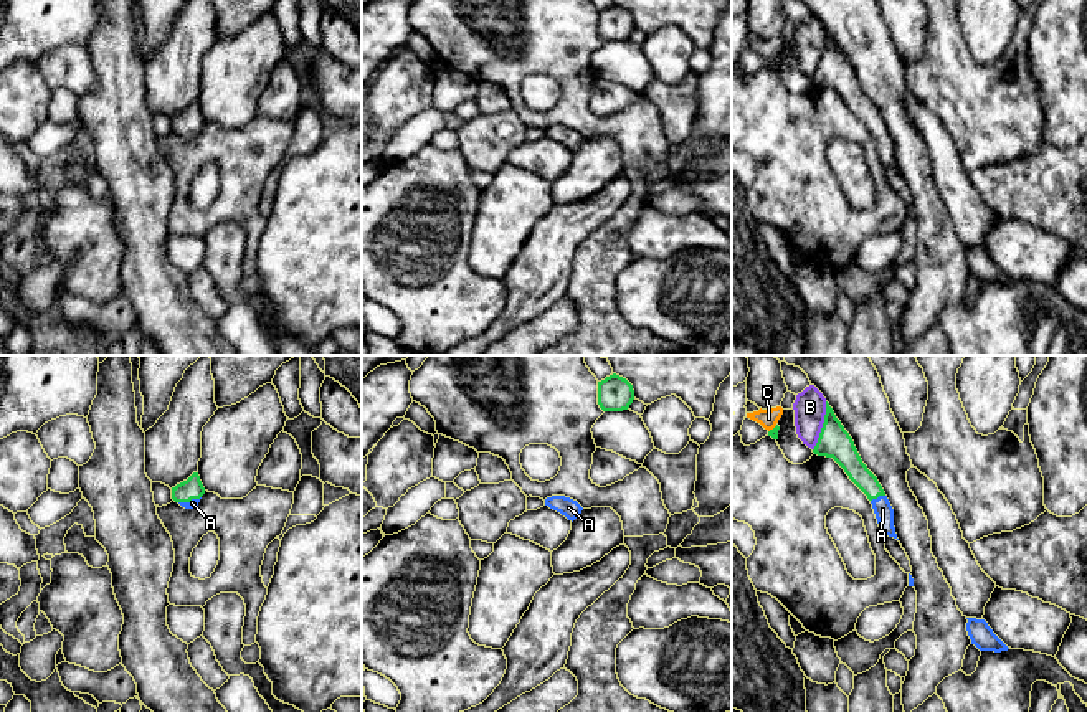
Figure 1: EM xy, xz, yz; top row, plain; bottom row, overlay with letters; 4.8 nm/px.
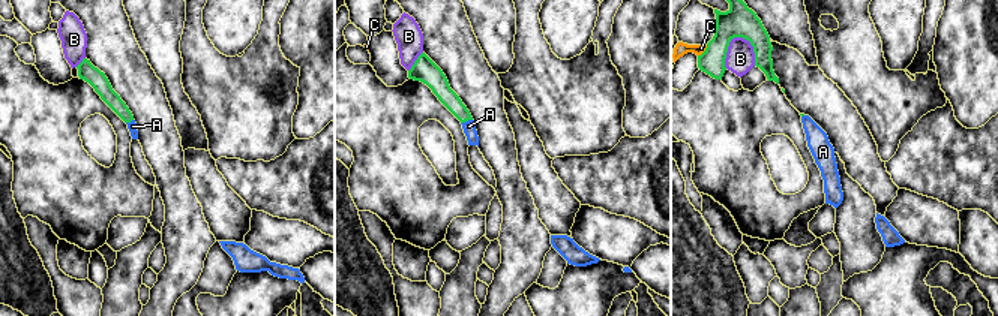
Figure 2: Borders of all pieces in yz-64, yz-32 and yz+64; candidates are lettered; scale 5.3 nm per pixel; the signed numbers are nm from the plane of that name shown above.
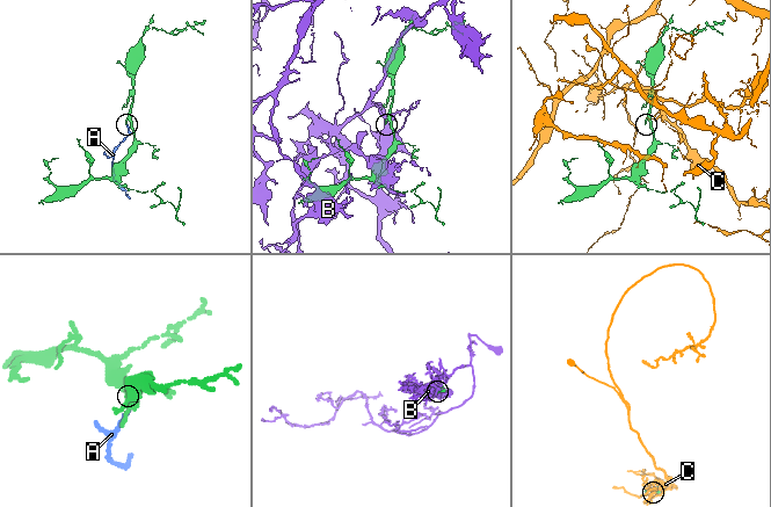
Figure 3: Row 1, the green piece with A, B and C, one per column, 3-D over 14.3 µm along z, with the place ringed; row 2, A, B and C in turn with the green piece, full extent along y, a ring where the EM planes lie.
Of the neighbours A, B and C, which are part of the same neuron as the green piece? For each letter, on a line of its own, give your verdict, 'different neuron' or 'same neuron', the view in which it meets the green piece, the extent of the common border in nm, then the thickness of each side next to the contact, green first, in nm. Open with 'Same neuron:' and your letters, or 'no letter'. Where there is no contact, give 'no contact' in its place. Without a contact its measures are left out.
Same neuron: A
A: same neuron | yz | 80 nm | 110/90 nm
B: different neuron | yz | 240 nm | 160/160 nm
C: different neuron | yz | 60 nm | 50/90 nm

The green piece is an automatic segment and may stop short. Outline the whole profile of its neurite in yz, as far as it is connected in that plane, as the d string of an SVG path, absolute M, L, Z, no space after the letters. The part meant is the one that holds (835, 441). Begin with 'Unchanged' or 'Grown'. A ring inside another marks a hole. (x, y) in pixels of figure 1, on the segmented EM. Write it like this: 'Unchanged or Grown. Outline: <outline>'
Grown. Outline: M826 401L824 423L813 449L818 456L833 458L849 476L849 479L867 496L872 504L882 535L897 539L894 527L894 509L879 484L877 477L862 463L852 438L836 418Z

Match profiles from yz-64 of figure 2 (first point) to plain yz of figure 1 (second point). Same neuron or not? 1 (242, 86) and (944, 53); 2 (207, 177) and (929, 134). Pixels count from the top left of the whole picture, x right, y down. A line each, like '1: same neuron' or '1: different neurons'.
1: same neuron
2: same neuron

